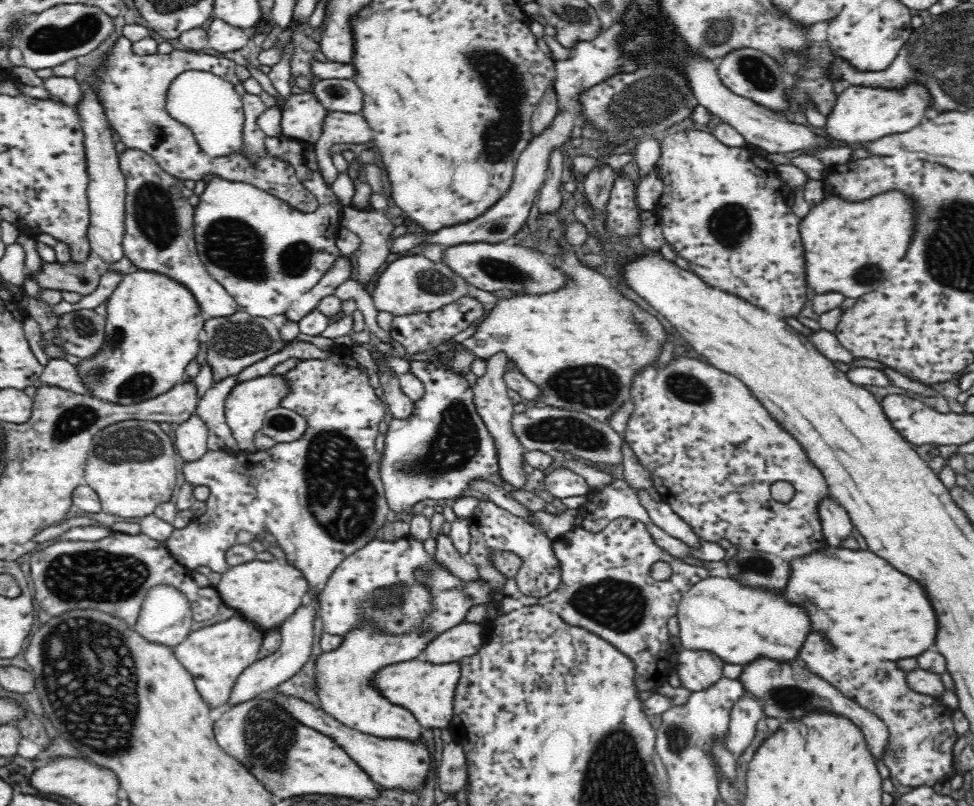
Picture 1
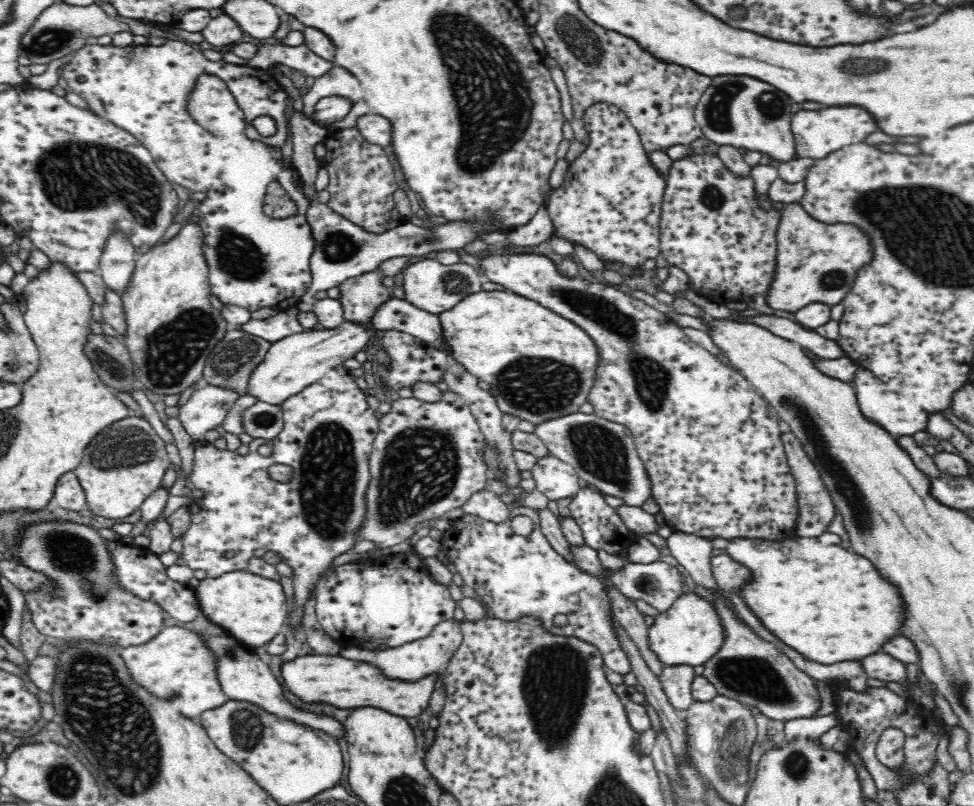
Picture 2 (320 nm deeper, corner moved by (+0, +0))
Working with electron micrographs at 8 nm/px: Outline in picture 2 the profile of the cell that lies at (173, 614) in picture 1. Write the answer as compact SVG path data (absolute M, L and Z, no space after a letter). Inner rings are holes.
M42 520L22 524L14 544L8 546L12 561L46 575L46 586L22 590L34 627L57 641L86 641L119 647L138 646L162 630L162 608L124 590L115 575L108 540L93 526L71 520Z

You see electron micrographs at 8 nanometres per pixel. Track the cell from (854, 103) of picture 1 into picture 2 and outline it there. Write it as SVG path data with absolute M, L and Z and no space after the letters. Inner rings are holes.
M842 106L842 108L824 108L824 110L802 108L792 114L790 124L797 156L813 159L823 159L827 154L840 150L848 144L862 142L868 134L878 130L874 118L860 106Z

